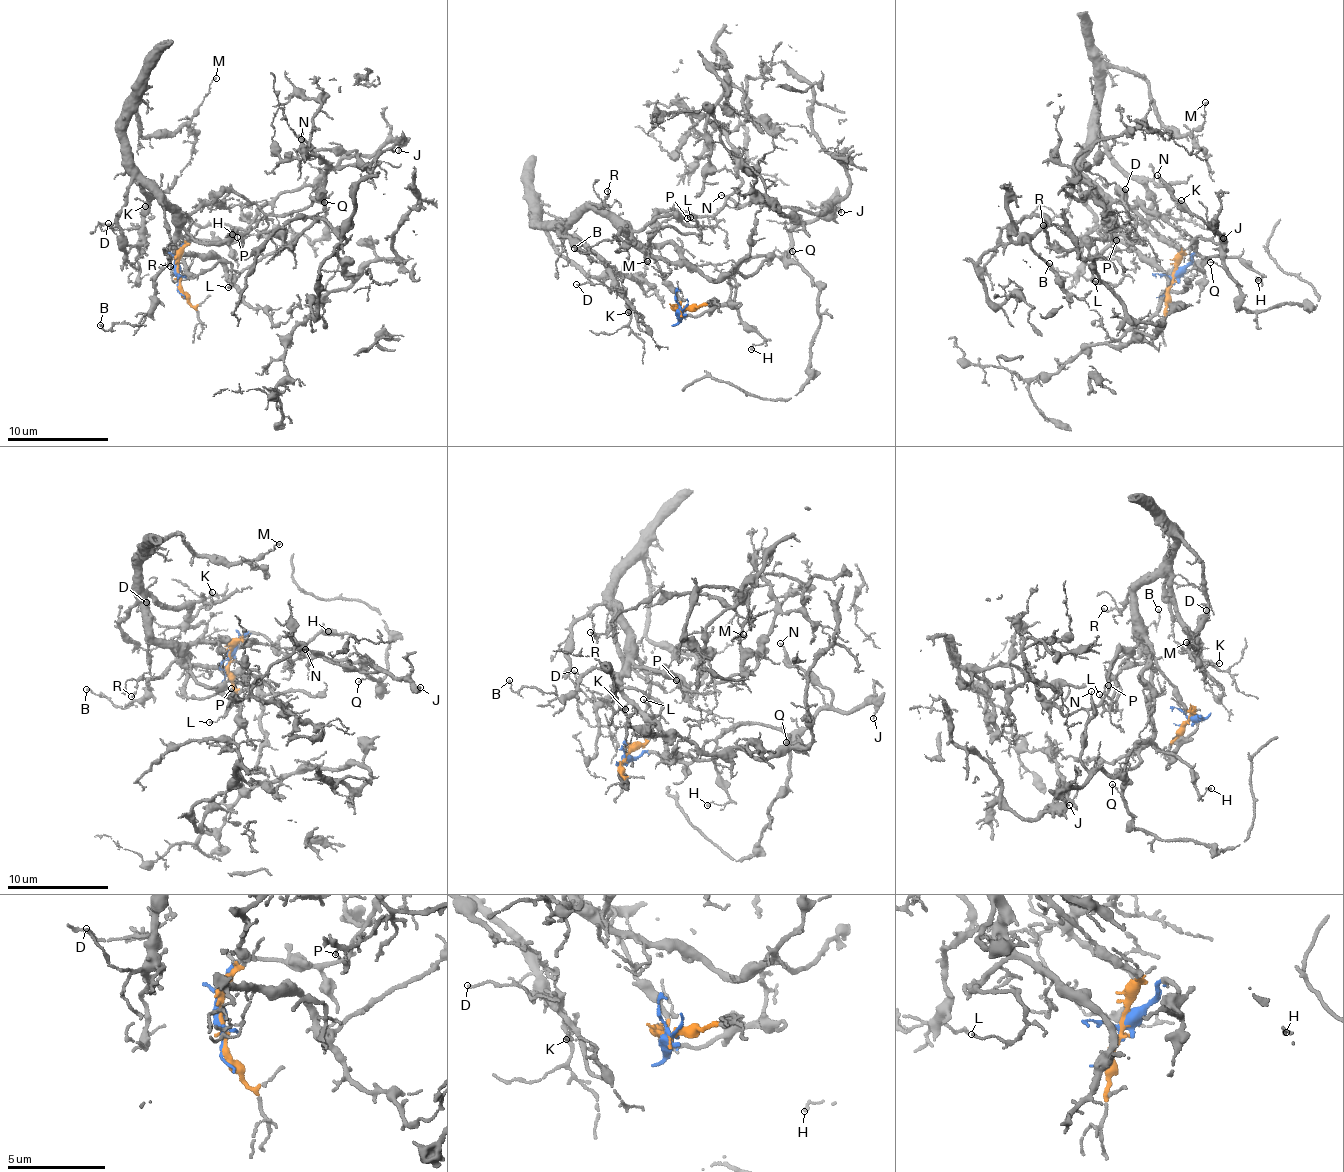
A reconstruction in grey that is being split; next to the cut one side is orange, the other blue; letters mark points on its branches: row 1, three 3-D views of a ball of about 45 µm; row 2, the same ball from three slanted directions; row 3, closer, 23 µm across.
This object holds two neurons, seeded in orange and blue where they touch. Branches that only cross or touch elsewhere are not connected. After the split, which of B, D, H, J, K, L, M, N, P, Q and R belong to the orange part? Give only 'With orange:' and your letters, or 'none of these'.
With orange: B, D, K, L, M, P, R

